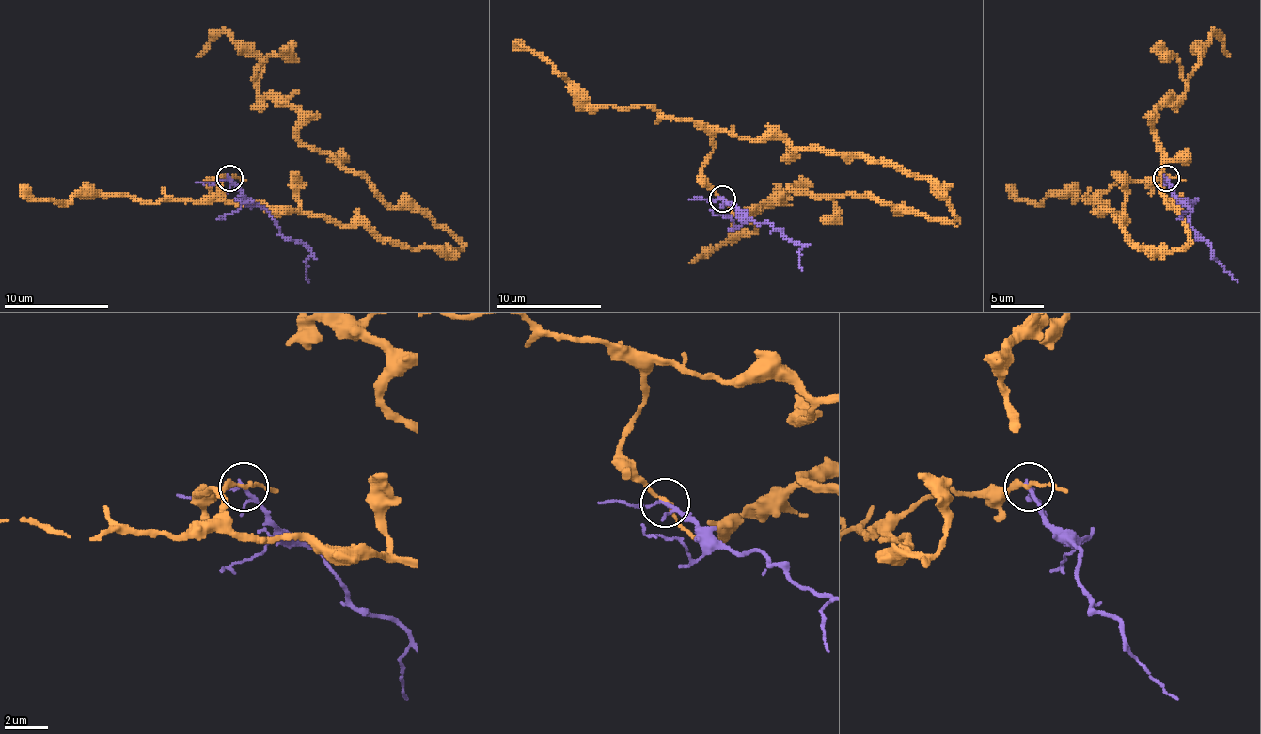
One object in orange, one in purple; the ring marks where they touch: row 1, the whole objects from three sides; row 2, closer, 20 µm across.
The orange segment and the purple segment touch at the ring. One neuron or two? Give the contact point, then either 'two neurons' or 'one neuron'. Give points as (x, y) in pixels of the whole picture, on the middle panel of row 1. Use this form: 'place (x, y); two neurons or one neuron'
place (722, 199); two neurons

